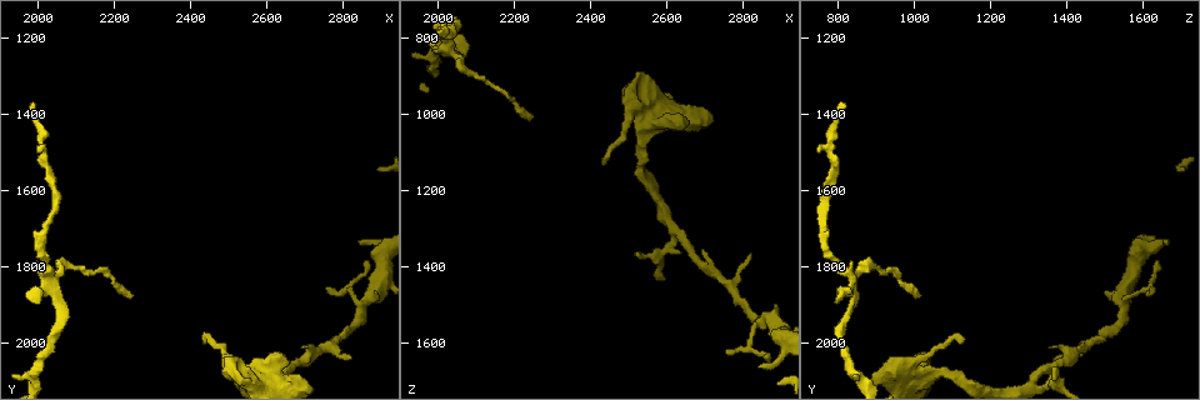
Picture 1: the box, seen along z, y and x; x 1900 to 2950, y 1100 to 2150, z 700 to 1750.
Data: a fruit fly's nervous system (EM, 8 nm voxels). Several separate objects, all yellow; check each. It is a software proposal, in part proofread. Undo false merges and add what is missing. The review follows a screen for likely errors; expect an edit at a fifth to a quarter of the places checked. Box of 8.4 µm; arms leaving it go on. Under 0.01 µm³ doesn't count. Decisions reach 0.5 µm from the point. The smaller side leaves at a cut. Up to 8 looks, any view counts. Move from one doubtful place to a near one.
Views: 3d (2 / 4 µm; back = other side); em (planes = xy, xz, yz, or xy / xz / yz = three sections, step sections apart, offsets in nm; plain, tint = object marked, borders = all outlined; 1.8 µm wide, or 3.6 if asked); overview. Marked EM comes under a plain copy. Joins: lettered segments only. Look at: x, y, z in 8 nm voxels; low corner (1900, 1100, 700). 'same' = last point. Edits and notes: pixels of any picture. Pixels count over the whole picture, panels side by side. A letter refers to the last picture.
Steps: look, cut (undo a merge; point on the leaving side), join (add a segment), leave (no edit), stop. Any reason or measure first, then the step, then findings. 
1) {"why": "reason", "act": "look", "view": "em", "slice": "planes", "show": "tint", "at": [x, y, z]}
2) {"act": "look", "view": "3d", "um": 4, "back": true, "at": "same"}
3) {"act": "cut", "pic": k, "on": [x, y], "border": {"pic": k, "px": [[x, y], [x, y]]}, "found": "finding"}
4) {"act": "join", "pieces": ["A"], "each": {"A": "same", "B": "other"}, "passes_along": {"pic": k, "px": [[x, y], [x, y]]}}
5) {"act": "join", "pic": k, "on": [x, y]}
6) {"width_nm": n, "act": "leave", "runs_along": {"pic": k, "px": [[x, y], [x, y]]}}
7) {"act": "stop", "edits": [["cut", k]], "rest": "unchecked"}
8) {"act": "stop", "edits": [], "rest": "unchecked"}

{"why": "tapers out", "act": "look", "view": "3d", "um": 2, "at": [2250, 1880, 1000]}

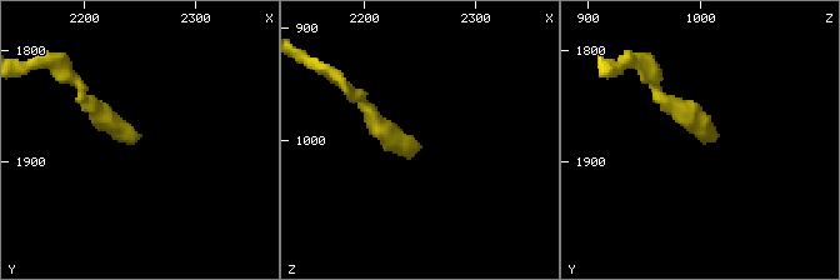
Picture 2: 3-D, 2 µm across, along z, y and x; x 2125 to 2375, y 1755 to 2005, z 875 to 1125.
{"why": "now the EM", "act": "look", "view": "em", "slice": "xy", "step": 8, "show": "tint", "at": [2250, 1878, 1004]}

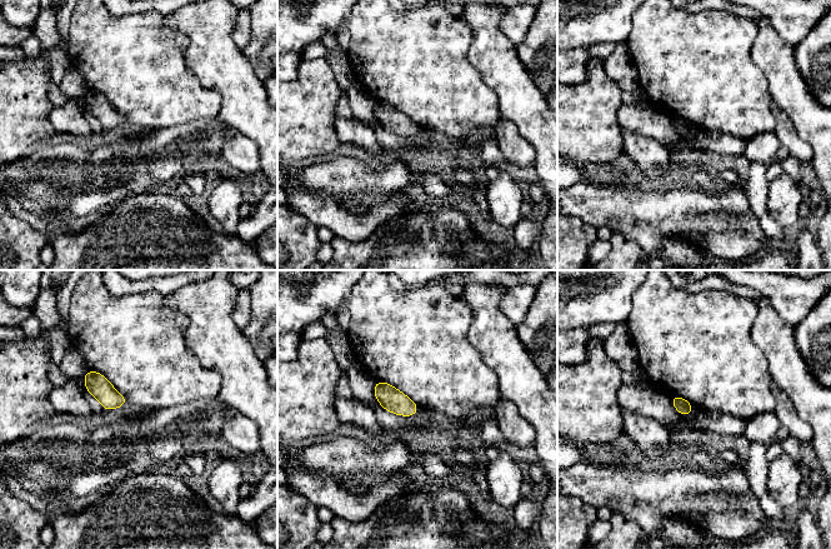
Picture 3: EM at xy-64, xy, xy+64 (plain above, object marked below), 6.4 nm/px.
{"why": "what lies round it", "act": "look", "view": "em", "slice": "xy", "step": 8, "show": "borders", "at": "same"}

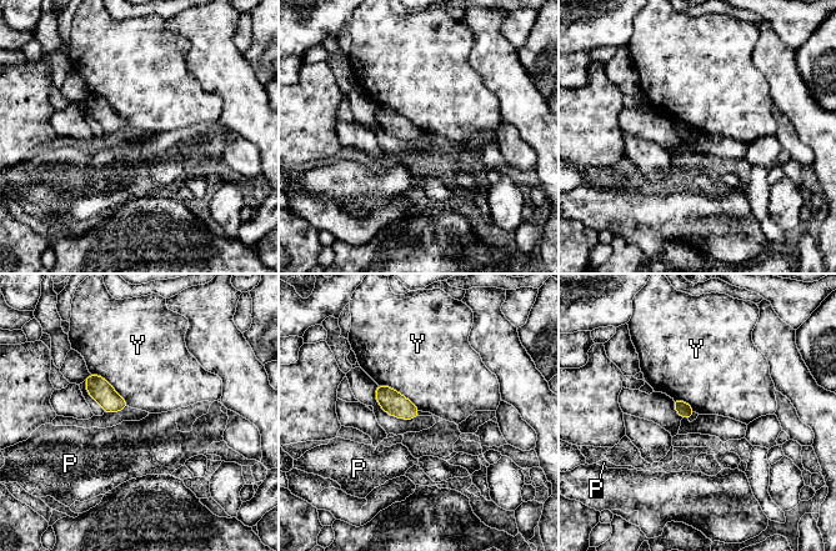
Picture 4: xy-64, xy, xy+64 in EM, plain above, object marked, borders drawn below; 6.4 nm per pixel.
{"act": "leave", "each": {"P": "other", "Y": "other"}, "found": "no lettered segment goes on from it"}

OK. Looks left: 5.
{"why": "an open end", "act": "look", "view": "em", "slice": "xy", "step": 4, "show": "borders", "at": [1990, 1895, 795]}

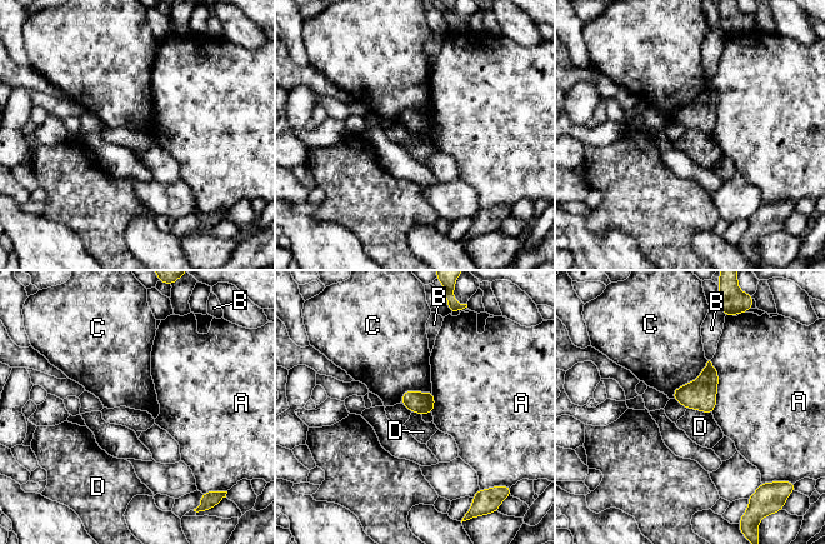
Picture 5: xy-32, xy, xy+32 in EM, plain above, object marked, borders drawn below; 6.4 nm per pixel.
{"why": "another direction", "act": "look", "view": "em", "slice": "planes", "show": "borders", "at": "same"}

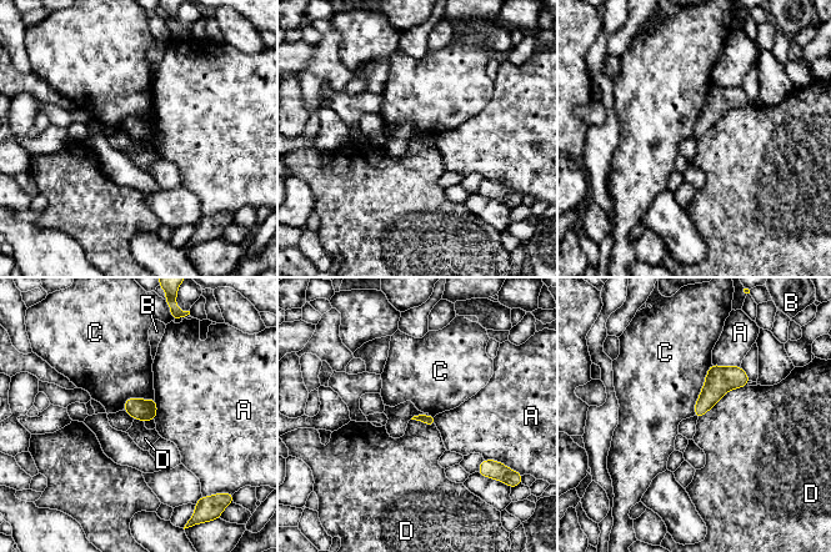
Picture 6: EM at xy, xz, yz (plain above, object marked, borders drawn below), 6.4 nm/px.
{"act": "leave", "each": {"A": "other", "B": "other", "C": "other", "D": "other"}, "border": {"pic": 6, "px": [[747, 384], [730, 389], [697, 420]]}, "found": "none of them fits"}

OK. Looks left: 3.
{"why": "an open end", "act": "look", "view": "3d", "um": 4, "at": [1990, 1370, 810]}

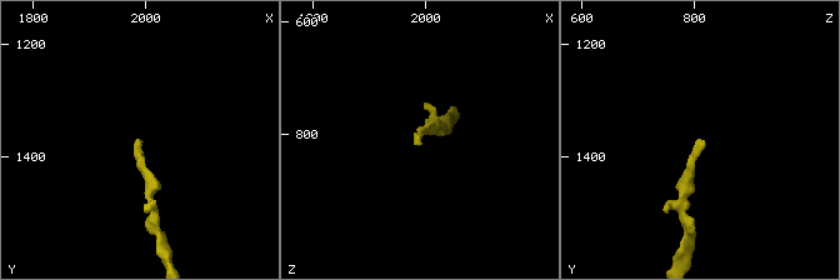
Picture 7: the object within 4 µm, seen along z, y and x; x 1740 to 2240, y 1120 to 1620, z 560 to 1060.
{"why": "need the tissue", "act": "look", "view": "em", "slice": "planes", "show": "borders", "at": [1990, 1370, 820]}

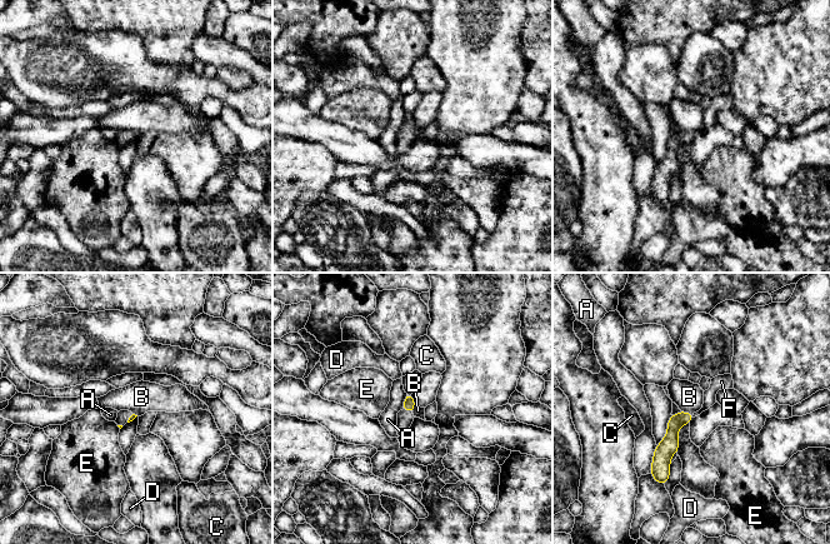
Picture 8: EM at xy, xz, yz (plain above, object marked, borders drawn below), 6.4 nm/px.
{"longest_contact_nm": ["A", 120], "act": "join", "pieces": ["F"], "each": {"A": "other", "B": "other", "C": "other", "D": "other", "E": "other", "F": "same"}, "passes_along": {"pic": 8, "px": [[409, 404], [406, 410], [405, 419]]}, "found": "it goes on there"}

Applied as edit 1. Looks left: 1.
{"why": "thin end", "act": "look", "view": "em", "slice": "yz", "step": 16, "show": "borders", "at": [2865, 1790, 1635]}

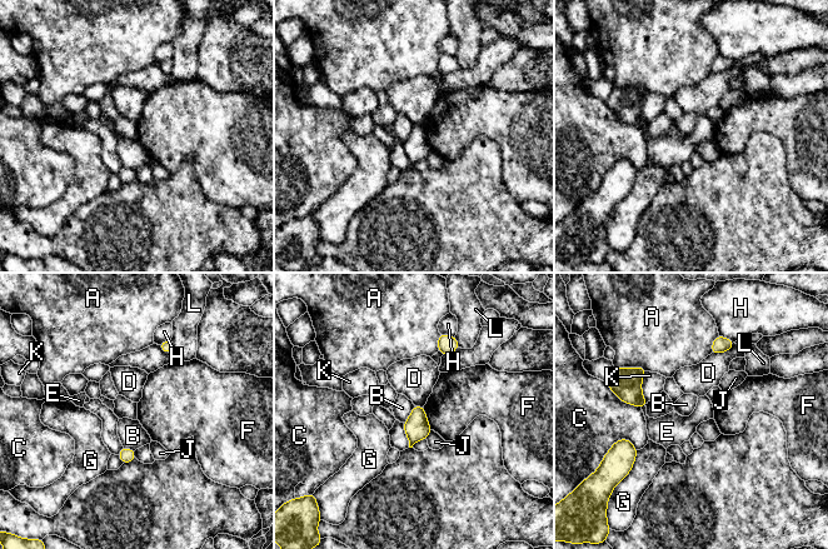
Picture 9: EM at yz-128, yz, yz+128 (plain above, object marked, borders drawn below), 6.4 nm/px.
{"longest_contact_nm": ["C", 220], "act": "leave", "each": {"A": "other", "B": "other", "C": "other", "D": "other", "E": "other", "F": "other", "G": "other", "H": "other", "J": "other", "K": "other", "L": "other"}, "border": {"pic": 9, "px": [[414, 405], [410, 415], [403, 423]]}, "found": "no lettered segment goes on from it"}

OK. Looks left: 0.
{"act": "stop", "edits": [["join", 8]], "rest": "unchecked"}

